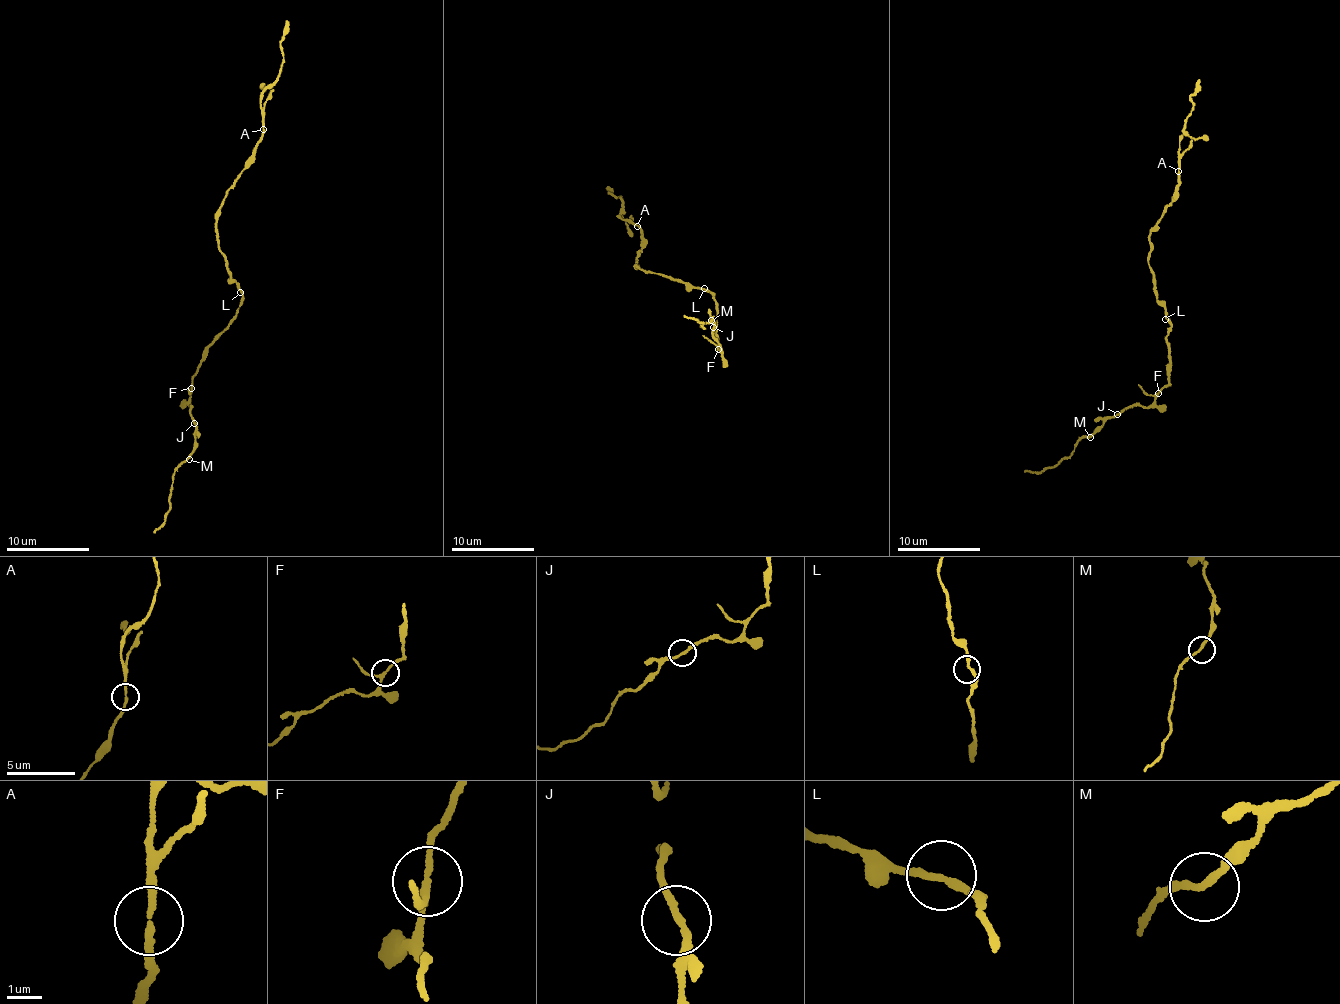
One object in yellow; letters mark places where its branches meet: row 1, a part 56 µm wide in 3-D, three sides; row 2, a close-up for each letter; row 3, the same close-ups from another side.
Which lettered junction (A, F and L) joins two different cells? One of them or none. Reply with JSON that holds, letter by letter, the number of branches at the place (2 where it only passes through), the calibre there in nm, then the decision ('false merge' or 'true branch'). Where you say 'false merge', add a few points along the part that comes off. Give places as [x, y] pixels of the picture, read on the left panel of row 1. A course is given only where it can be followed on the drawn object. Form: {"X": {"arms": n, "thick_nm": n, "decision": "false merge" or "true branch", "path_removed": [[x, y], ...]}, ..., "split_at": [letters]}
{"A": {"arms": 2, "thick_nm": 170, "decision": "true branch"}, "F": {"arms": 3, "thick_nm": 160, "decision": "true branch"}, "L": {"arms": 2, "thick_nm": 190, "decision": "true branch"}, "split_at": []}

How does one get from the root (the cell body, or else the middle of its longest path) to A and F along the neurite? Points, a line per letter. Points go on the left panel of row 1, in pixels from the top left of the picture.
A: (241, 289), (230, 278), (225, 254), (219, 249), (215, 217), (225, 194), (253, 154), (263, 129)
F: (241, 289), (237, 316), (208, 349), (191, 388)

